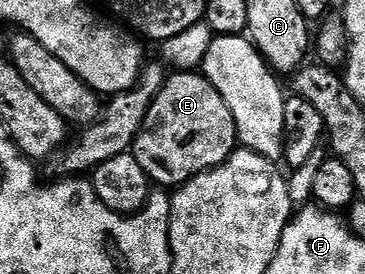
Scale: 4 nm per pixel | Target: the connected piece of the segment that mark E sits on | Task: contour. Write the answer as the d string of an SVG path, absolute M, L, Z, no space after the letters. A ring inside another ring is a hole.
M178 70L167 79L166 83L150 103L148 114L142 123L140 134L134 140L133 153L136 162L144 166L151 181L155 185L163 184L169 190L177 189L201 172L220 166L239 147L236 122L232 118L232 110L228 110L228 102L220 98L216 86L208 82L198 70Z

